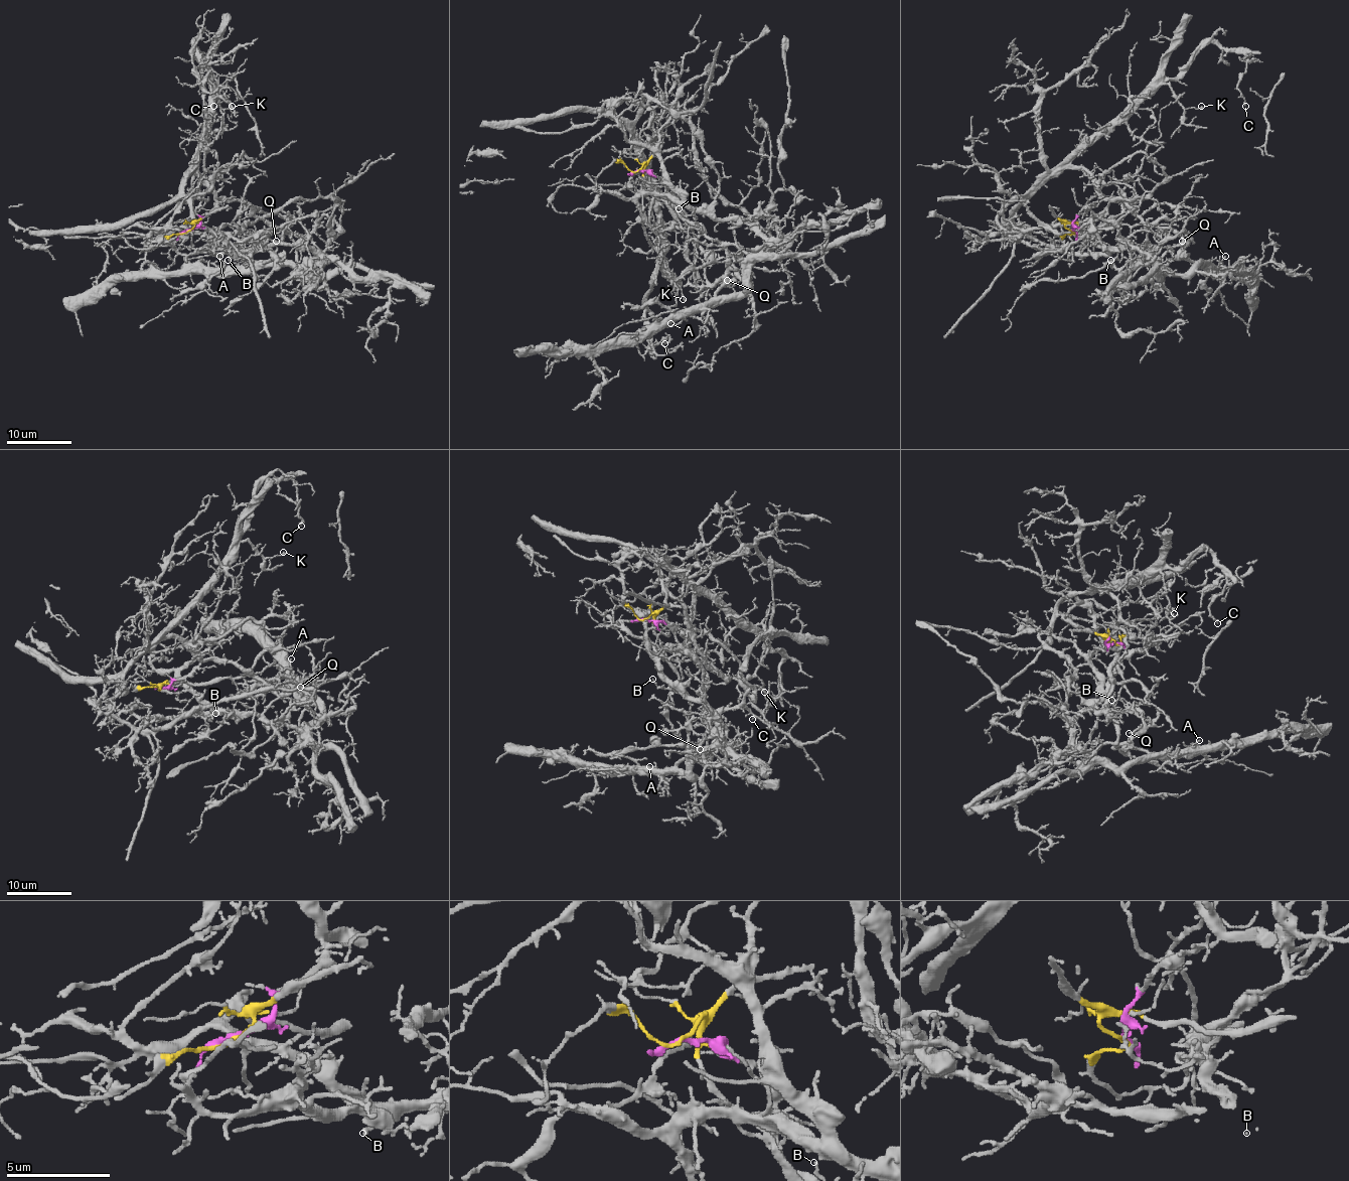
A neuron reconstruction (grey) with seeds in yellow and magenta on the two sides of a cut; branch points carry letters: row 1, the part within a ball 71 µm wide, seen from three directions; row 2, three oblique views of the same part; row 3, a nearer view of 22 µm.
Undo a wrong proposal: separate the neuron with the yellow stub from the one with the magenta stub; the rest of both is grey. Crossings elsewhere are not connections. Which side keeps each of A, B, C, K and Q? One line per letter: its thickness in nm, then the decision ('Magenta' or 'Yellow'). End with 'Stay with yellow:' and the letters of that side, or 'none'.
A: Thickness 120 nm. Yellow
B: Thickness 140 nm. Yellow
C: Thickness 120 nm. Magenta
K: Thickness 140 nm. Magenta
Q: Thickness 150 nm. Yellow
Stay with yellow: A, B, Q

